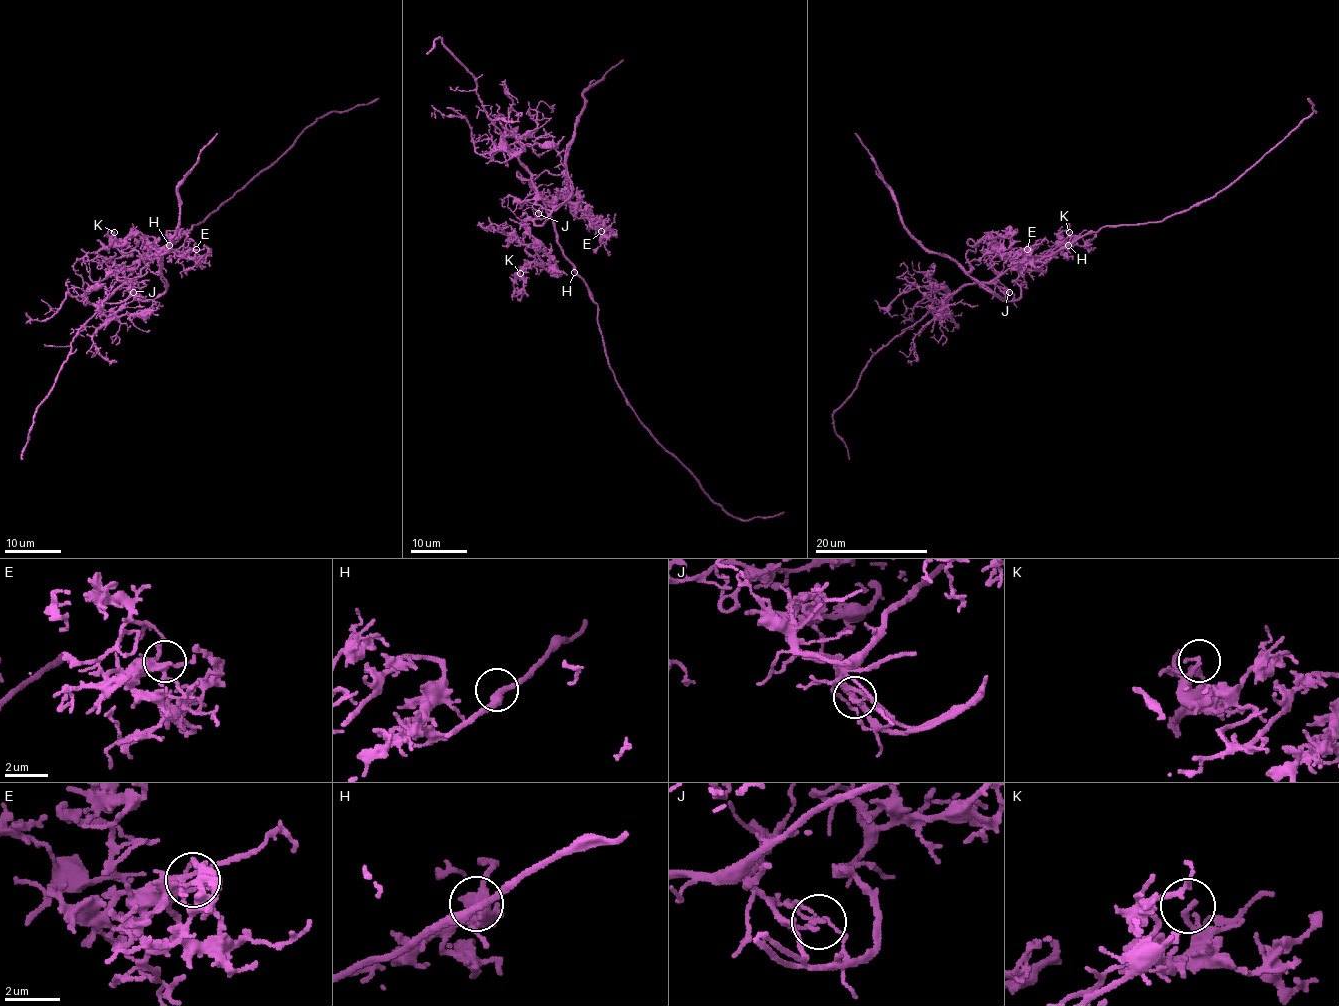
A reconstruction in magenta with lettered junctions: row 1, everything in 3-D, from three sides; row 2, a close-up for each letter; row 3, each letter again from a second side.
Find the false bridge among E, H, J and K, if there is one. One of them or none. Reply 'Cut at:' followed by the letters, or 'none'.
Cut at: J

